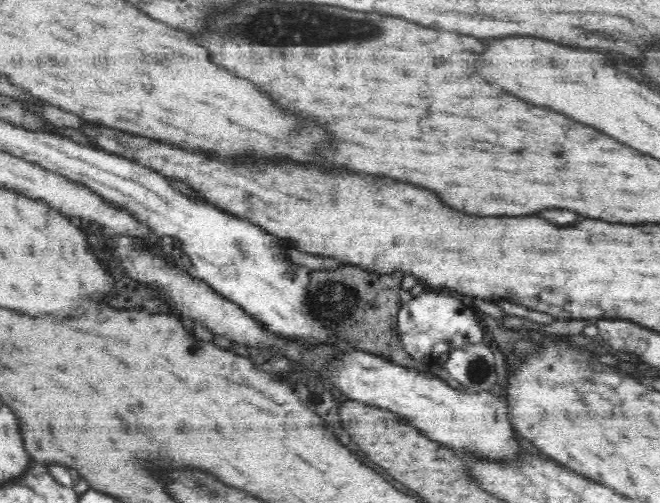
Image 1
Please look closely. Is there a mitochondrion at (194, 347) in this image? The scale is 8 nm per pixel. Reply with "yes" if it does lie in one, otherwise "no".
no

